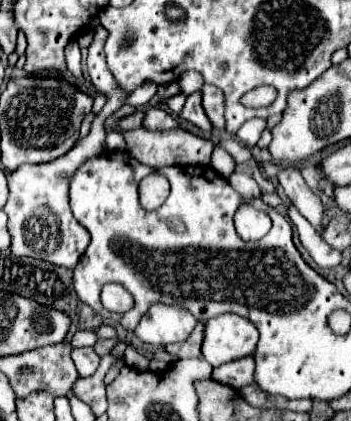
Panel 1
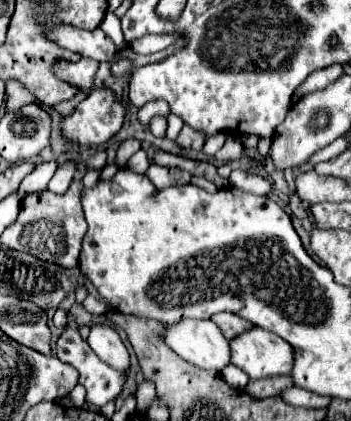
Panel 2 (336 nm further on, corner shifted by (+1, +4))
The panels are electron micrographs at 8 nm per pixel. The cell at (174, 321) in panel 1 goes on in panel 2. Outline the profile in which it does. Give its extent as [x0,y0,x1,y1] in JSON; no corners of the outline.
[162,319,230,369]

